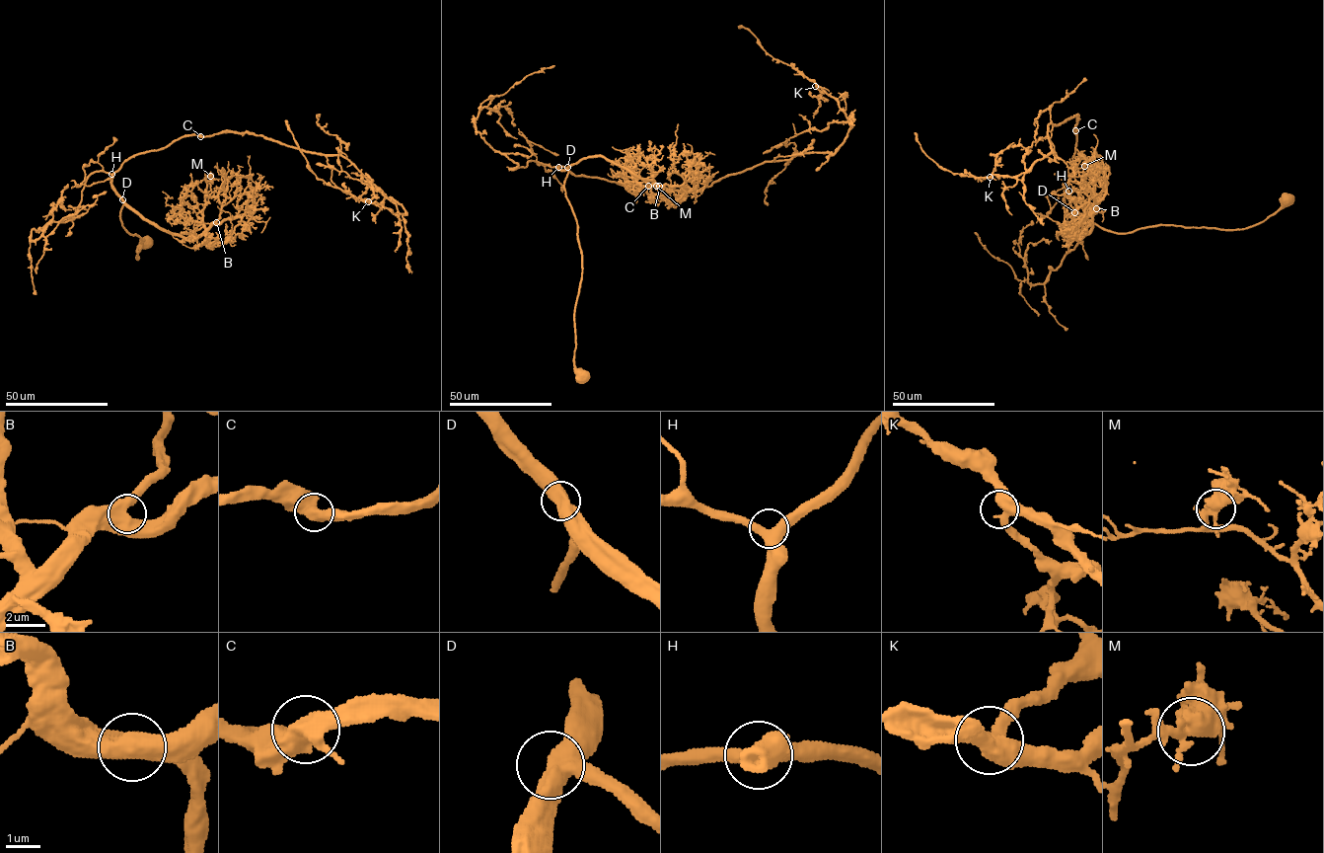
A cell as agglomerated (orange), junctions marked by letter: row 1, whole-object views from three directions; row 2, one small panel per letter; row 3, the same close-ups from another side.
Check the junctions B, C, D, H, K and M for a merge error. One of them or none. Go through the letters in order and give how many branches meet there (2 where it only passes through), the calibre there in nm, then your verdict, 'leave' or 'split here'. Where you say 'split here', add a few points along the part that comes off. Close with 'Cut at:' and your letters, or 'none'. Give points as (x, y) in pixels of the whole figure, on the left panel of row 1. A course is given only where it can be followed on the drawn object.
B: 3 branches meet; 550 nm thick; leave
C: 3 branches meet; 480 nm thick; leave
D: 3 branches meet; 500 nm thick; leave
H: 3 branches meet; 440 nm thick; leave
K: 3 branches meet; 440 nm thick; leave
M: 3 branches meet; 480 nm thick; leave
Cut at: none

